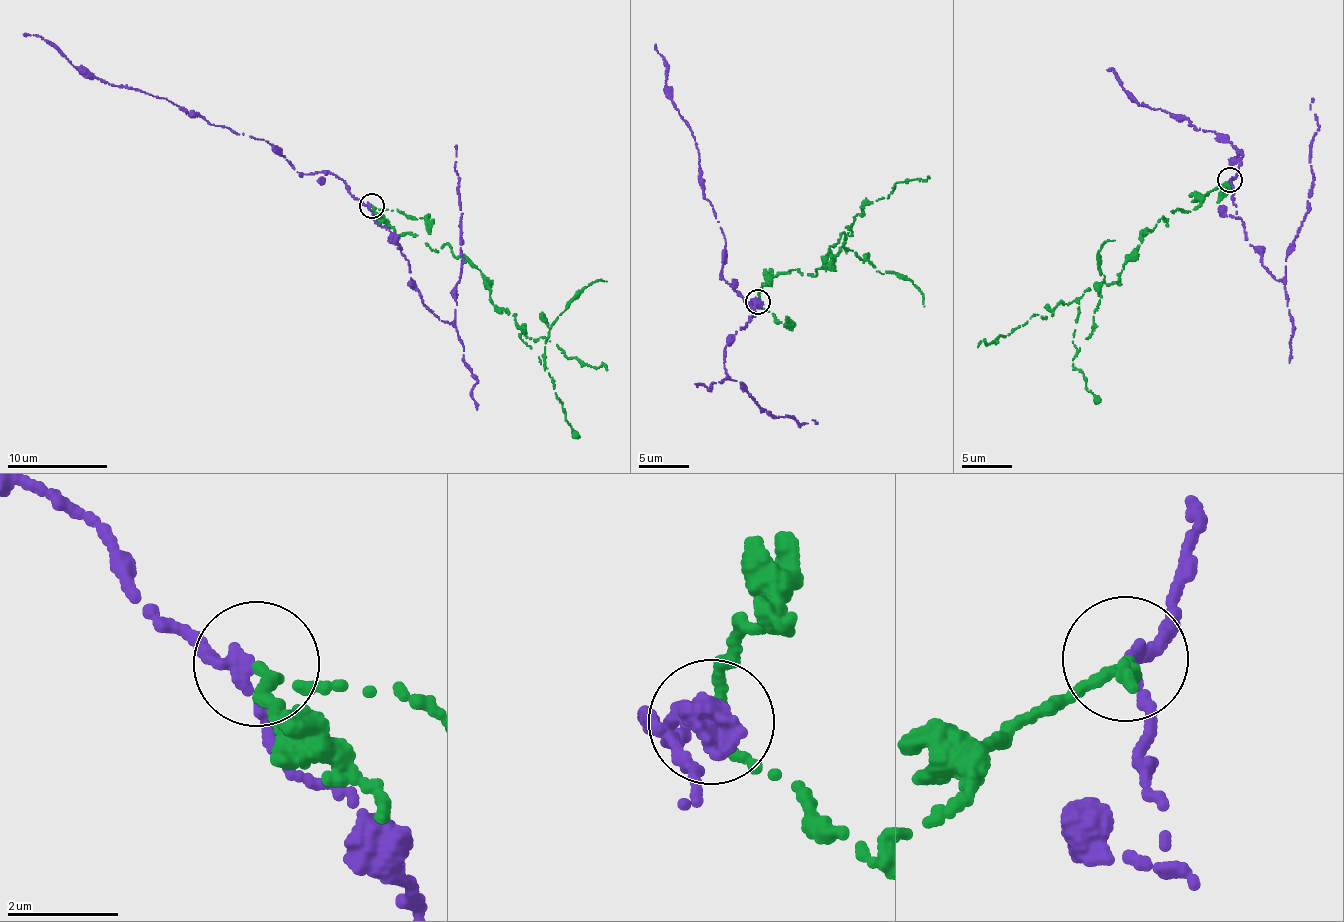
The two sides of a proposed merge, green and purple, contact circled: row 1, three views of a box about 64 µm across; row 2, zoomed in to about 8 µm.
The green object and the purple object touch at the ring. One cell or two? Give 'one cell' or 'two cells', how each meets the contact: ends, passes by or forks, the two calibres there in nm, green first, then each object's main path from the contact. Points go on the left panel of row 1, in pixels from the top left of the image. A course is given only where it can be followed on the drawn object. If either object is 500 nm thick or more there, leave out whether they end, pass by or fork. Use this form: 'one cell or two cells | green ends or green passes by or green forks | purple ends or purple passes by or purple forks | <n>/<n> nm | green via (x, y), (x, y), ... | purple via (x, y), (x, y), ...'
two cells | green passes by | purple passes by | 170/220 nm | green via (372, 205), (397, 234), (464, 256), (547, 367), (550, 324), (574, 294), (606, 282) | purple via (370, 205), (342, 179), (298, 171), (267, 141), (85, 75), (38, 35), (23, 35)

